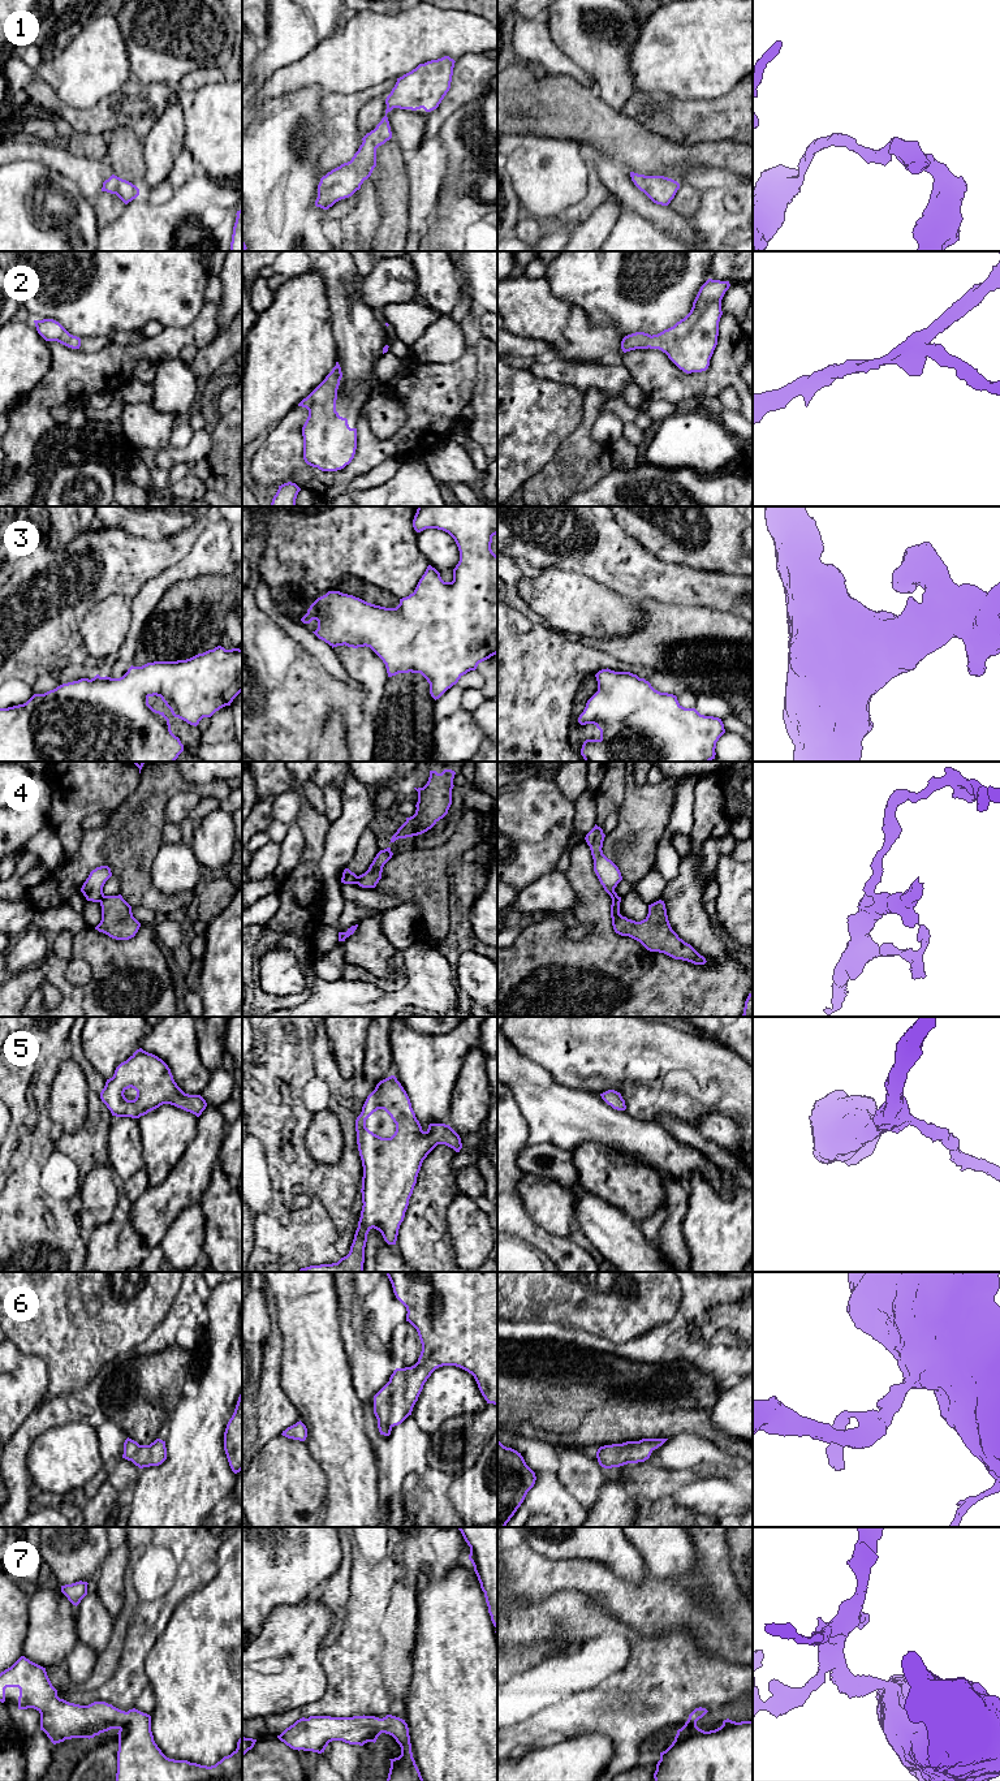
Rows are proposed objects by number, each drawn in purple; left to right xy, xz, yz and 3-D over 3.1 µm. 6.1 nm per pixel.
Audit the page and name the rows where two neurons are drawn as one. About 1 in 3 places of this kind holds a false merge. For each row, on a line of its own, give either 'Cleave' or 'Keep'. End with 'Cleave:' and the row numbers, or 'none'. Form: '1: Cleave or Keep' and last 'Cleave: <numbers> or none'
1: Keep
2: Keep
3: Keep
4: Cleave
5: Keep
6: Keep
7: Keep
Cleave: 4

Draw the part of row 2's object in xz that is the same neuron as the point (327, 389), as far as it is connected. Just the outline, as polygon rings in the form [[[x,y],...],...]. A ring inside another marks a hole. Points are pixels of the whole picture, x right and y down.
[[[339,362],[326,379],[298,406],[309,410],[302,427],[303,460],[307,465],[322,471],[337,471],[352,462],[357,449],[357,428],[350,428],[348,419],[336,411],[337,389],[342,378]]]

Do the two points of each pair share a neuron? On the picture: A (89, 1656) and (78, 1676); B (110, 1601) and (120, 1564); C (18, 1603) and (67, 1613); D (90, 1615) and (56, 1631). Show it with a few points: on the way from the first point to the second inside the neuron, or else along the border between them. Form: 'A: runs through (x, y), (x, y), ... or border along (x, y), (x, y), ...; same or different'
A: runs through (83, 1661), (78, 1670); same
B: runs through (111, 1592), (111, 1573); same
C: border along (29, 1596), (27, 1633), (25, 1635); different
D: border along (76, 1607), (76, 1630), (80, 1641); different

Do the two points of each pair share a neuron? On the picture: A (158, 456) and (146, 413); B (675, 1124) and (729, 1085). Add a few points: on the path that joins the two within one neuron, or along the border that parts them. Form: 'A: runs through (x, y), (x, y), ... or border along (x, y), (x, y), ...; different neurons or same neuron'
A: border along (169, 445), (162, 449), (139, 449); different neurons
B: border along (651, 1120), (659, 1113), (671, 1113), (695, 1129); different neurons

